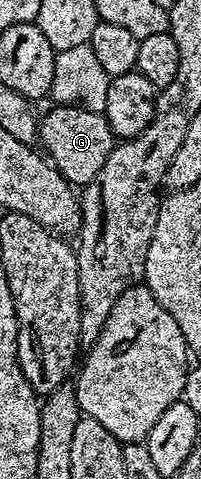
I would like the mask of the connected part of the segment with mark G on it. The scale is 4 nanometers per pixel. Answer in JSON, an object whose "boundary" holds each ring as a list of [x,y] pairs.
{"boundary":[[[56,105],[52,108],[53,111],[43,112],[40,120],[38,143],[43,154],[67,183],[83,185],[94,181],[114,146],[108,118],[79,105]]]}

